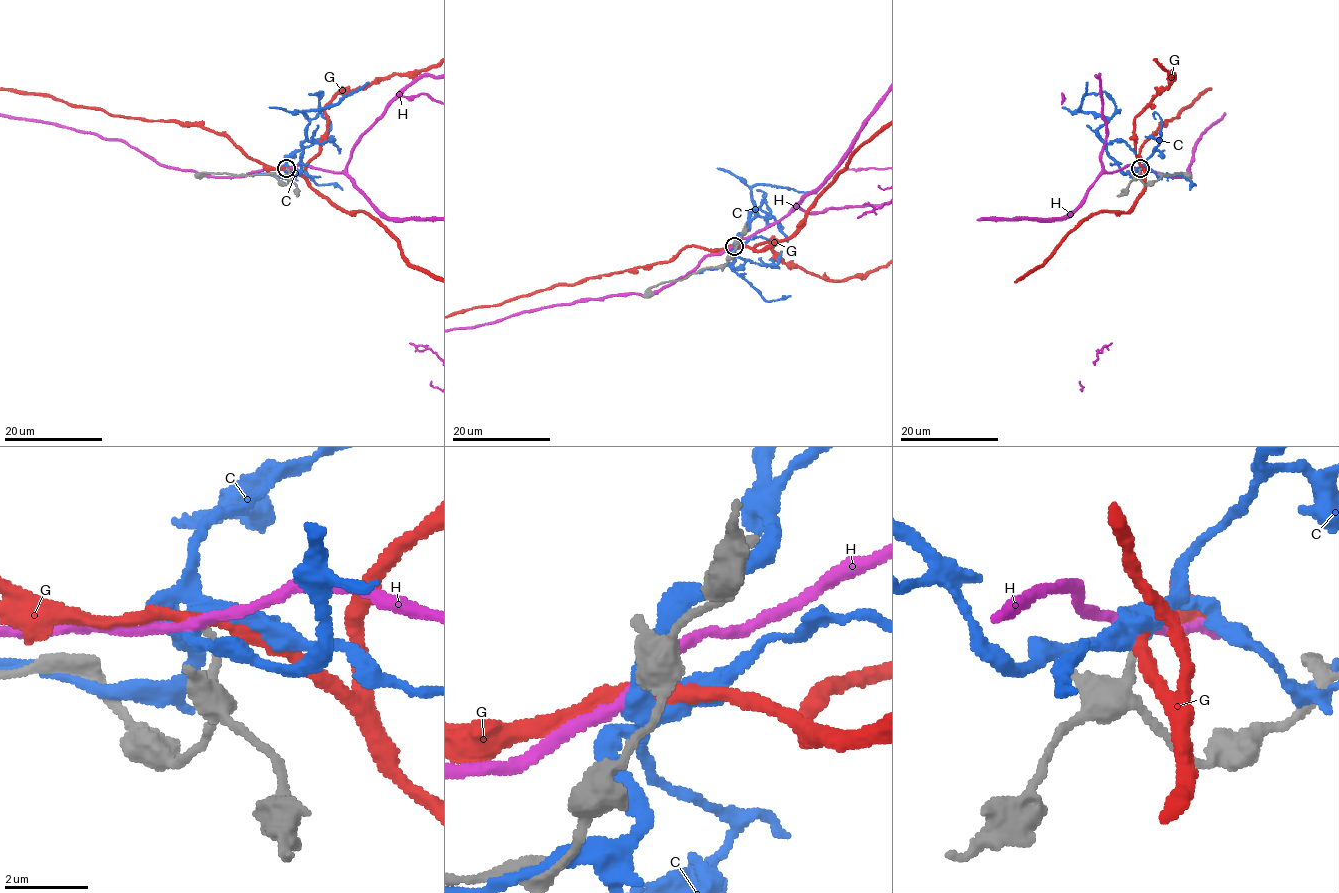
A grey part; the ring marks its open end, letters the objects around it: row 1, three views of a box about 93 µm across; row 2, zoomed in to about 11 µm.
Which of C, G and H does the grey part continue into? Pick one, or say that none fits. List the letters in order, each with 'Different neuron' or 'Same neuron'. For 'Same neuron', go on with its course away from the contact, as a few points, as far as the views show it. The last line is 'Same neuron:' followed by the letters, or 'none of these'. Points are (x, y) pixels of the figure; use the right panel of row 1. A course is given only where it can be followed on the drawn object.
C: Different neuron
G: Different neuron
H: Different neuron
Same neuron: none of these

